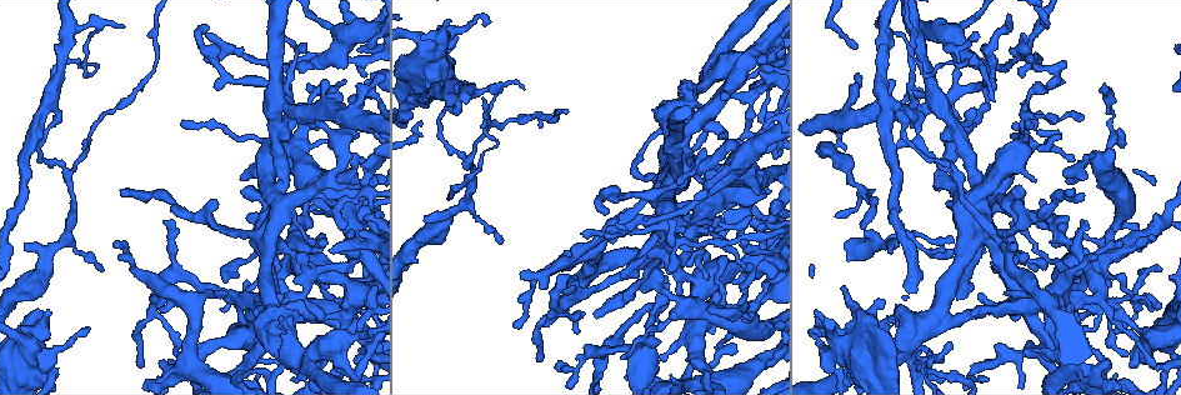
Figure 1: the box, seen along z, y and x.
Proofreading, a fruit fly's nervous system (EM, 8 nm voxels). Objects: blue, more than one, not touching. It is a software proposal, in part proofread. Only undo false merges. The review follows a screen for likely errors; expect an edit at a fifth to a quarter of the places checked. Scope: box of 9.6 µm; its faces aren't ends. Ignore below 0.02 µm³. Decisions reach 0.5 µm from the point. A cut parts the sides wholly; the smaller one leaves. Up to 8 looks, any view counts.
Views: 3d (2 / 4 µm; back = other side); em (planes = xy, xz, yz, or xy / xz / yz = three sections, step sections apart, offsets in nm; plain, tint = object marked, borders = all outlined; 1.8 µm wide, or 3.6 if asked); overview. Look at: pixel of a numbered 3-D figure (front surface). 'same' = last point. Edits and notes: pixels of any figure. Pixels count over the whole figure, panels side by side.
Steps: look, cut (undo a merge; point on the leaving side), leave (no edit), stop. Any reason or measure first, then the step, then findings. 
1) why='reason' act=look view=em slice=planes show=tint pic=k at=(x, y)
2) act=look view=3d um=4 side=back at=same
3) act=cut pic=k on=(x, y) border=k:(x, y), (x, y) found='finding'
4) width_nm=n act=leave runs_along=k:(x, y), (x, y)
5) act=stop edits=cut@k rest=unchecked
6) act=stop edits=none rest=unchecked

why='touches itself' act=look view=em um=3.6 slice=xz step=4 show=borders pic=1 at=(287, 351)

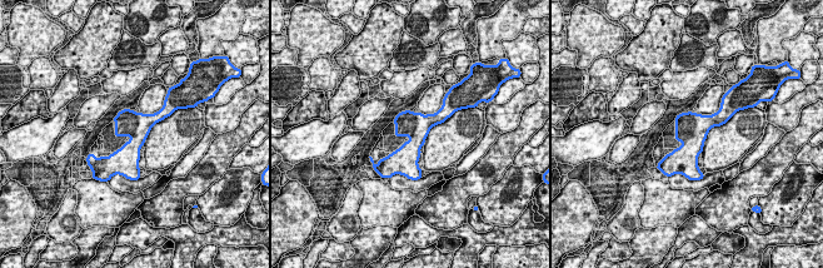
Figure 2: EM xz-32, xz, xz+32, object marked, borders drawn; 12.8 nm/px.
width_nm=380 act=leave found='all the same neuron'

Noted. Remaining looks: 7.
why='a narrow waist' act=look view=3d um=2 pic=1 at=(666, 292)

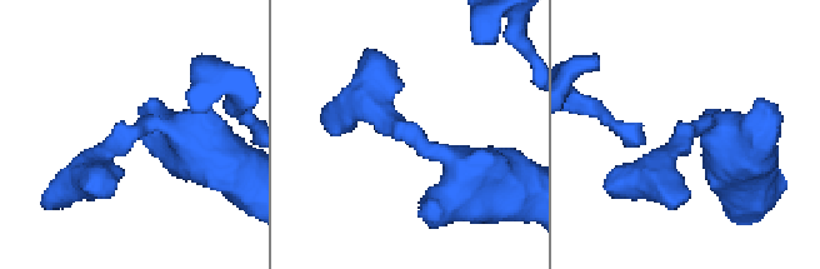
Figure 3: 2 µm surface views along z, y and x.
why='shape alone is not enough' act=look view=em slice=yz step=8 show=plain pic=3 at=(688, 129)

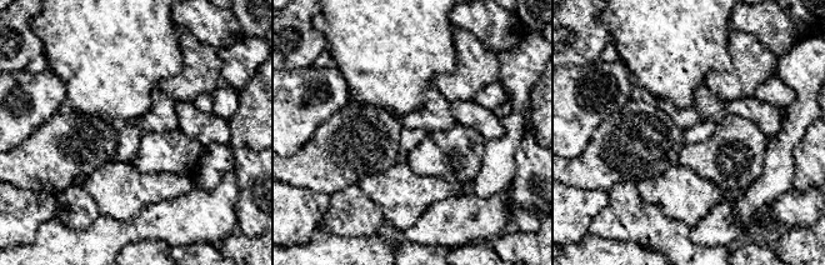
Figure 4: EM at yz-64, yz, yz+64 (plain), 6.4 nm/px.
why='where the object lies' act=look view=em slice=yz step=8 show=tint at=same

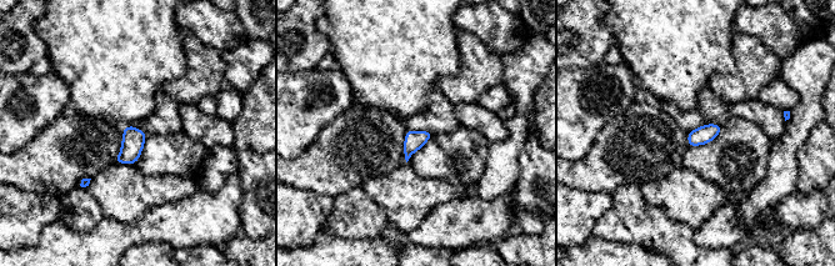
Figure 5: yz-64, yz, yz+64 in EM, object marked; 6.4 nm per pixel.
act=leave found='all the same neuron'

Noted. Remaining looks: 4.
why='sharp bend' act=look view=em slice=xz step=8 show=tint pic=1 at=(935, 103)

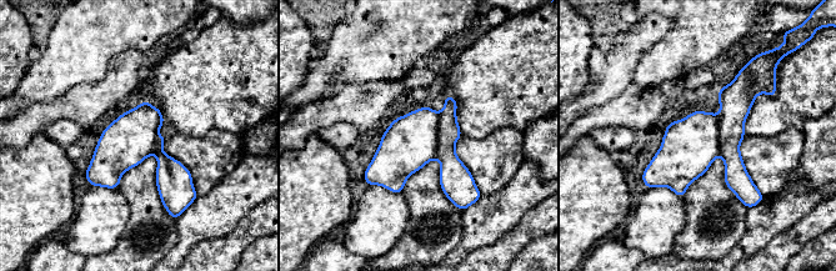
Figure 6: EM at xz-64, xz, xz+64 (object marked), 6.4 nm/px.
act=look view=em slice=planes show=tint at=same

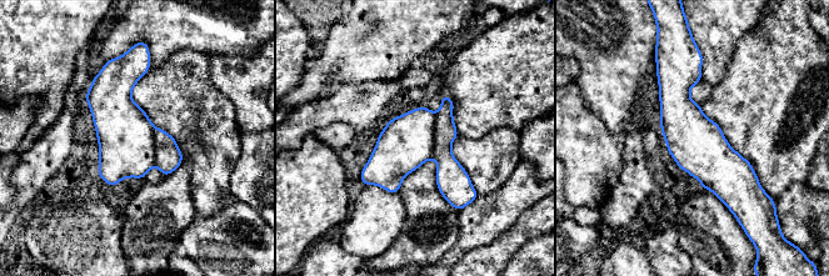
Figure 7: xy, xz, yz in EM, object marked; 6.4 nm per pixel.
width_nm=340 act=cut pic=7 on=(406, 141) border=7:(437, 114), (432, 157) found='a second neuron is stuck on'

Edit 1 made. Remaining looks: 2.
act=look view=overview

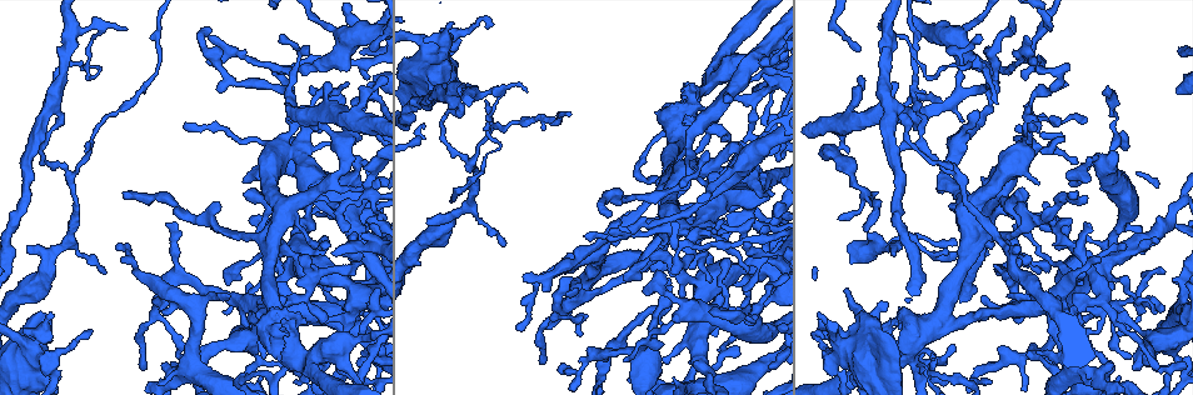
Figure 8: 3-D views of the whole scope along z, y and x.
why='thick turns thin' act=look view=em slice=planes show=borders pic=8 at=(373, 313)

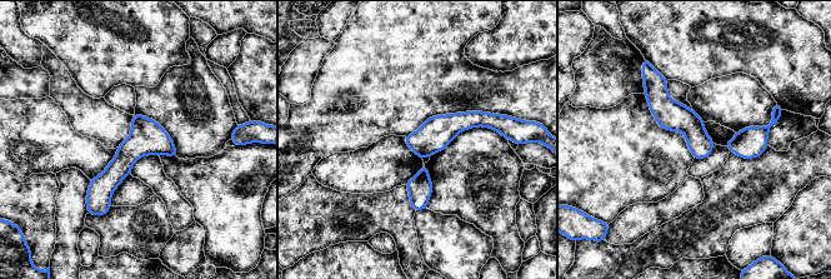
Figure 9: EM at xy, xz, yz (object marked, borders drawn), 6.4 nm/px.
width_nm=160 act=leave found='one neuron here'

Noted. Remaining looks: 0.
act=stop edits=cut@7 rest=unchecked

